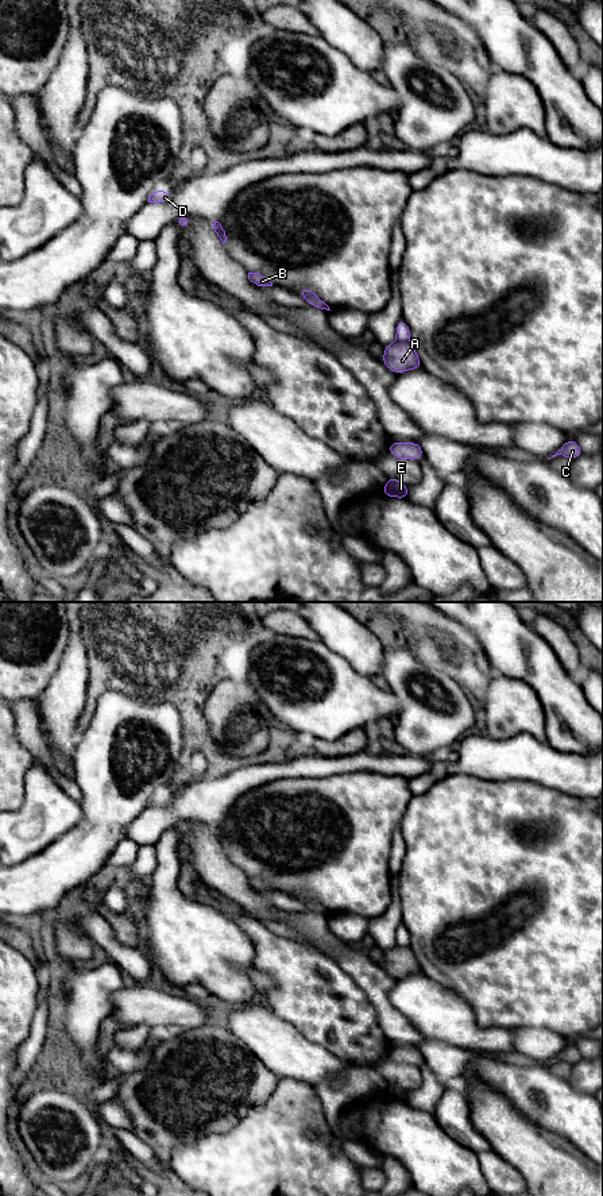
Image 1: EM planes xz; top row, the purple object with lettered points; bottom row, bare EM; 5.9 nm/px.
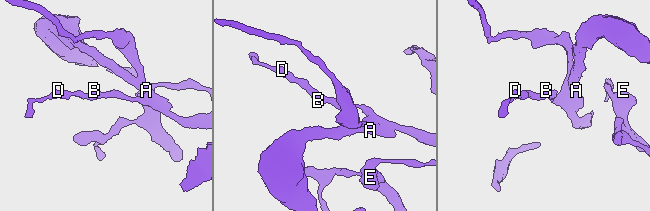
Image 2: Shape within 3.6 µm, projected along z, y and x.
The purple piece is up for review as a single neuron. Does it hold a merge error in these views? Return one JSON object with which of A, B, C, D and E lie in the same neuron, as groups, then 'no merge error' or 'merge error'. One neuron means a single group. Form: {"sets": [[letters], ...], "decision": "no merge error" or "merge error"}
{"sets": [["A"], ["B", "C", "D", "E"]], "decision": "merge error"}

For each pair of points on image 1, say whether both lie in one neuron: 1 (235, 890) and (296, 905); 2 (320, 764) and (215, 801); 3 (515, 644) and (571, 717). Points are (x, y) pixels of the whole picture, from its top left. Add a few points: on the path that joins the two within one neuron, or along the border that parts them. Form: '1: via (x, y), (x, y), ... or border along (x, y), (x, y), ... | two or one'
1: border along (254, 890), (275, 906), (292, 911) | two
2: via (294, 768), (258, 774), (240, 780) | one
3: via (525, 663), (525, 670), (556, 698) | one

